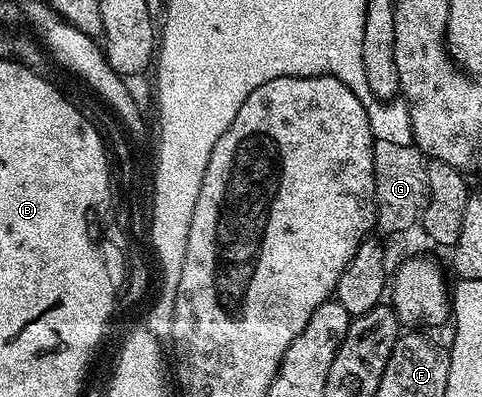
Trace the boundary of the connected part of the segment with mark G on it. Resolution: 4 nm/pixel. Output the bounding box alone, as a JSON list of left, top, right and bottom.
[374,140,429,234]

